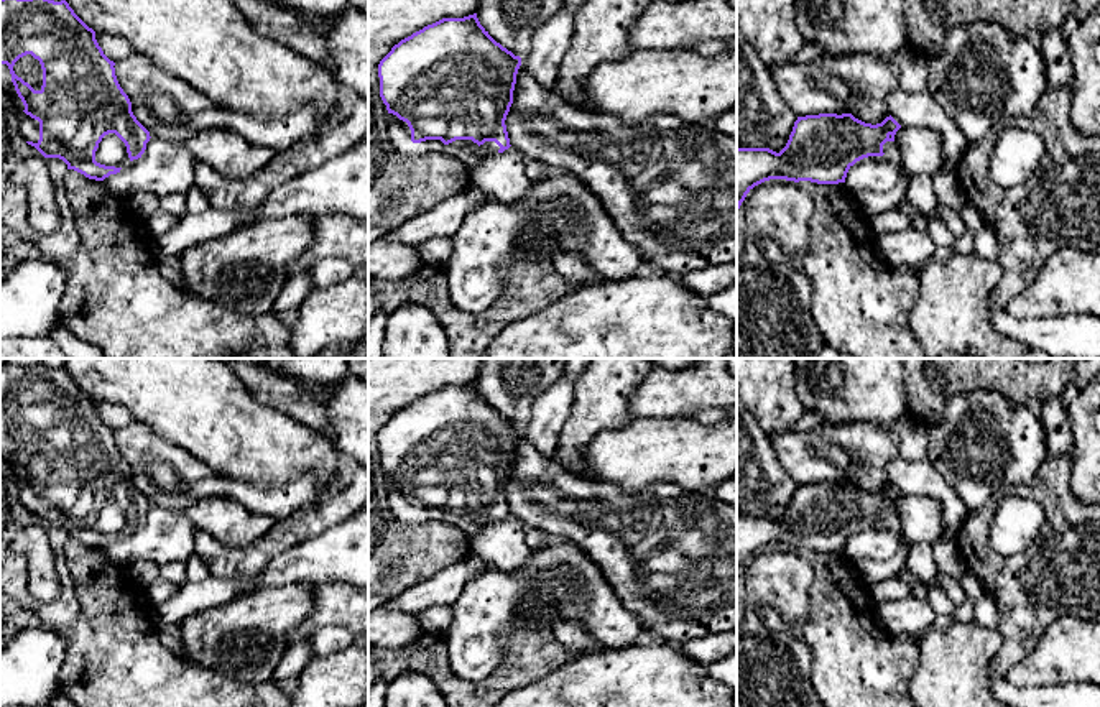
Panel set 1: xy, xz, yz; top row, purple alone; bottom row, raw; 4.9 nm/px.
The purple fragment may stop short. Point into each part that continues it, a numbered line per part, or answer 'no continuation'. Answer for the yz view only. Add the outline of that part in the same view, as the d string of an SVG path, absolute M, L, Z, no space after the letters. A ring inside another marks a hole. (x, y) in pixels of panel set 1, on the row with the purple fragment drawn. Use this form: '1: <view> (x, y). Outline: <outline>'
1: yz (890, 148). Outline: M886 141L883 145L883 158L888 159L891 164L899 168L899 151L894 141Z

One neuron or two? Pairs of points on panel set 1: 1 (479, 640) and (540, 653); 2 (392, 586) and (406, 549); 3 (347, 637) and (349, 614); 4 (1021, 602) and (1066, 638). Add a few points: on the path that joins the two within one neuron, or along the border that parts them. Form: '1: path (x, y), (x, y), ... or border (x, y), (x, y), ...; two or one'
1: border (535, 627), (503, 632), (500, 663), (479, 678); two
2: path (400, 577), (406, 571), (406, 558); one
3: border (351, 630), (341, 625), (324, 625), (311, 638); two
4: border (1082, 619), (1058, 617), (1026, 655); two

